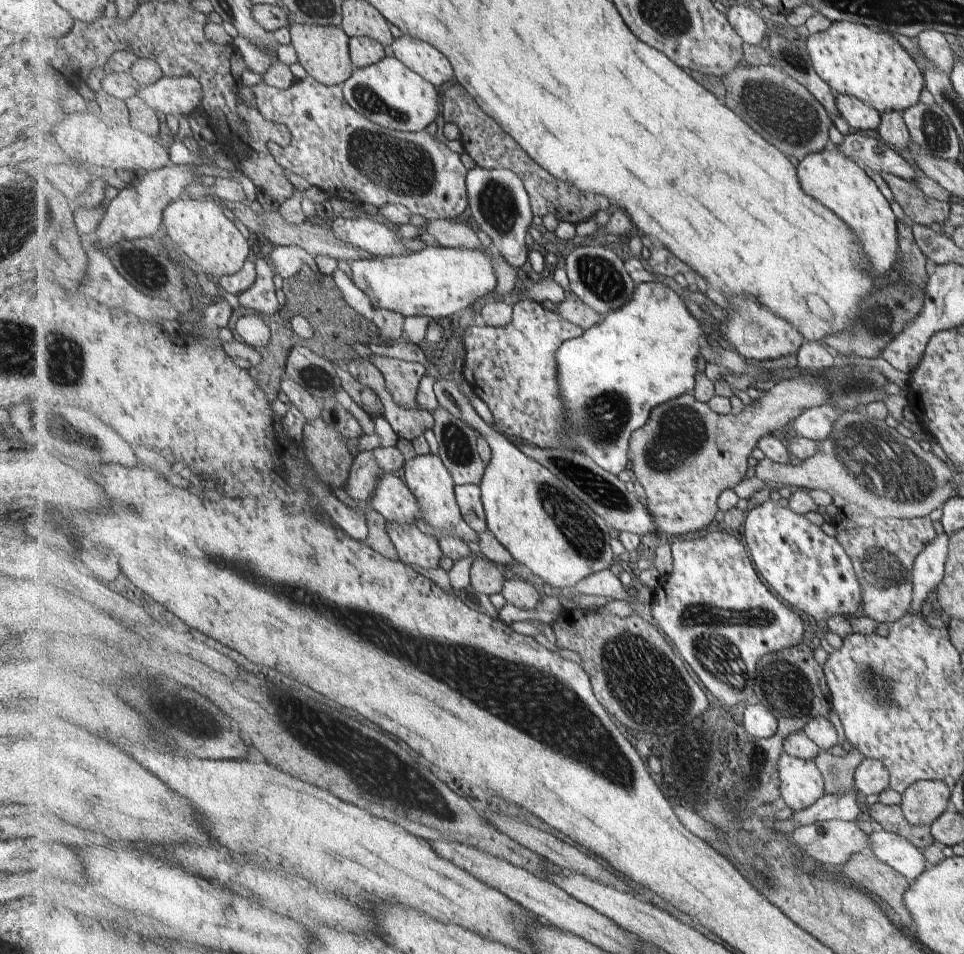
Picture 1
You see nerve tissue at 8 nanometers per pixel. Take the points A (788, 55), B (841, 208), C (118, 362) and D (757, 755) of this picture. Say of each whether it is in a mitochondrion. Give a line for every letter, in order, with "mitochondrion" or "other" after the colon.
A: mitochondrion
B: other
C: other
D: other

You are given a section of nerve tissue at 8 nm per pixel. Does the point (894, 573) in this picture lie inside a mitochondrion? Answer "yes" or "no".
yes

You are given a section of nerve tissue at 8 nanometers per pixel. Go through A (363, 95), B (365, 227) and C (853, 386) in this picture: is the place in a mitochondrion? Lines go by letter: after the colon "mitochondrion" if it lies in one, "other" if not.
A: mitochondrion
B: other
C: mitochondrion

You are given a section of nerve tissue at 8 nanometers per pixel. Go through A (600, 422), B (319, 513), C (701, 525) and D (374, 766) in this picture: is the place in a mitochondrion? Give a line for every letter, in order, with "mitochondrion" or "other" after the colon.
A: mitochondrion
B: other
C: other
D: mitochondrion

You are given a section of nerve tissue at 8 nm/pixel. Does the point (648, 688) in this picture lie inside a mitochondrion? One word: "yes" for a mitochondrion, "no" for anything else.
yes

